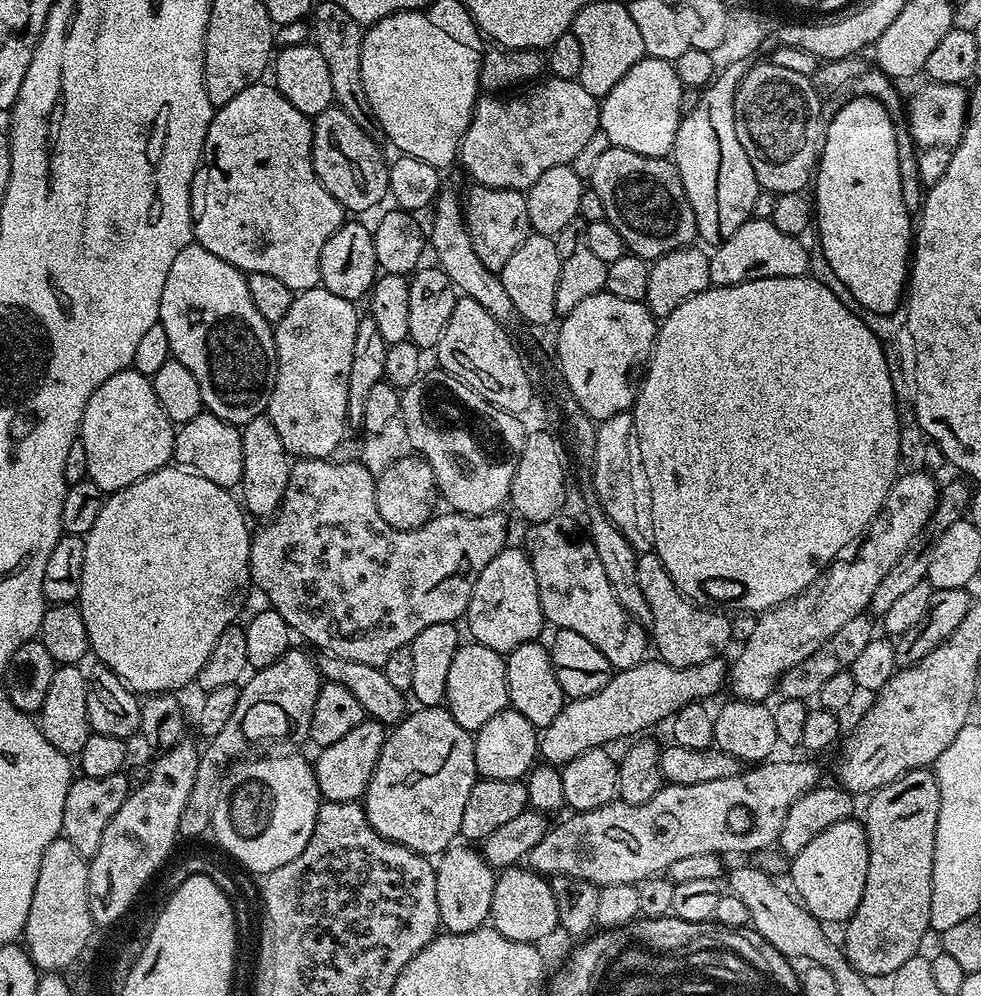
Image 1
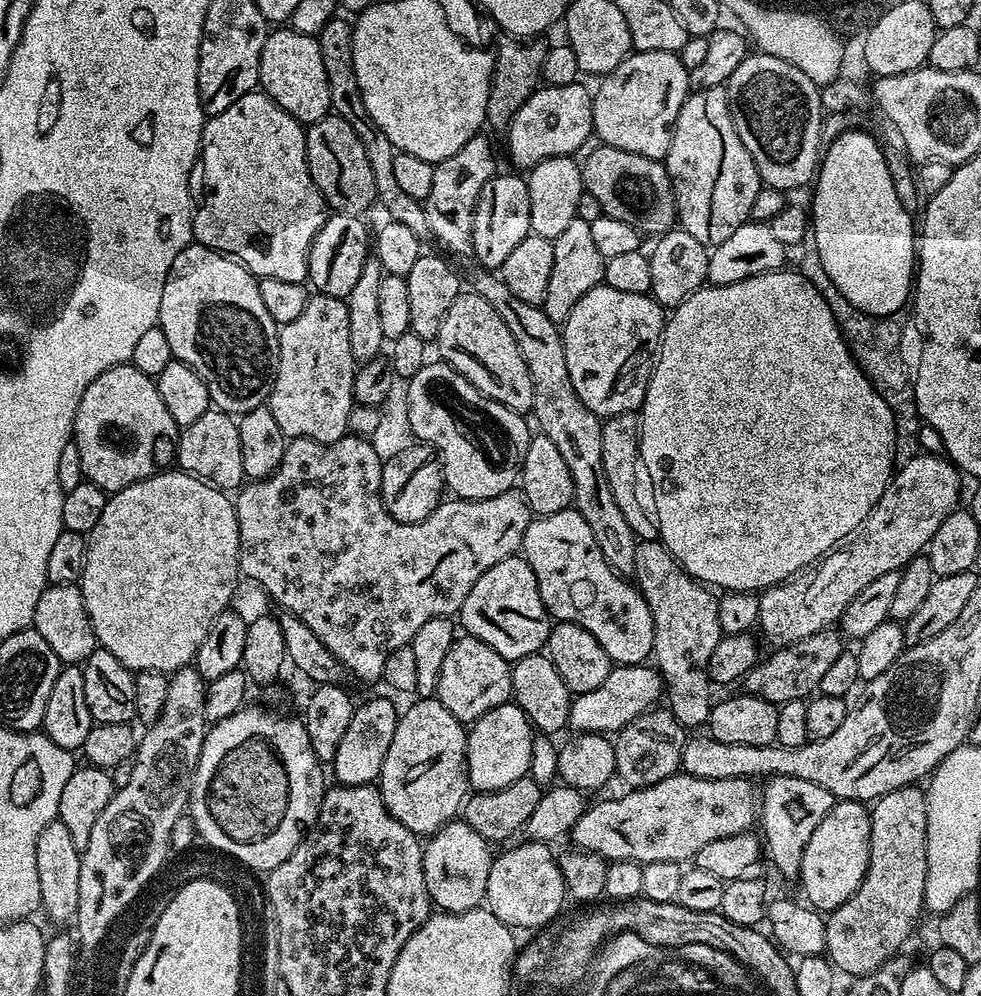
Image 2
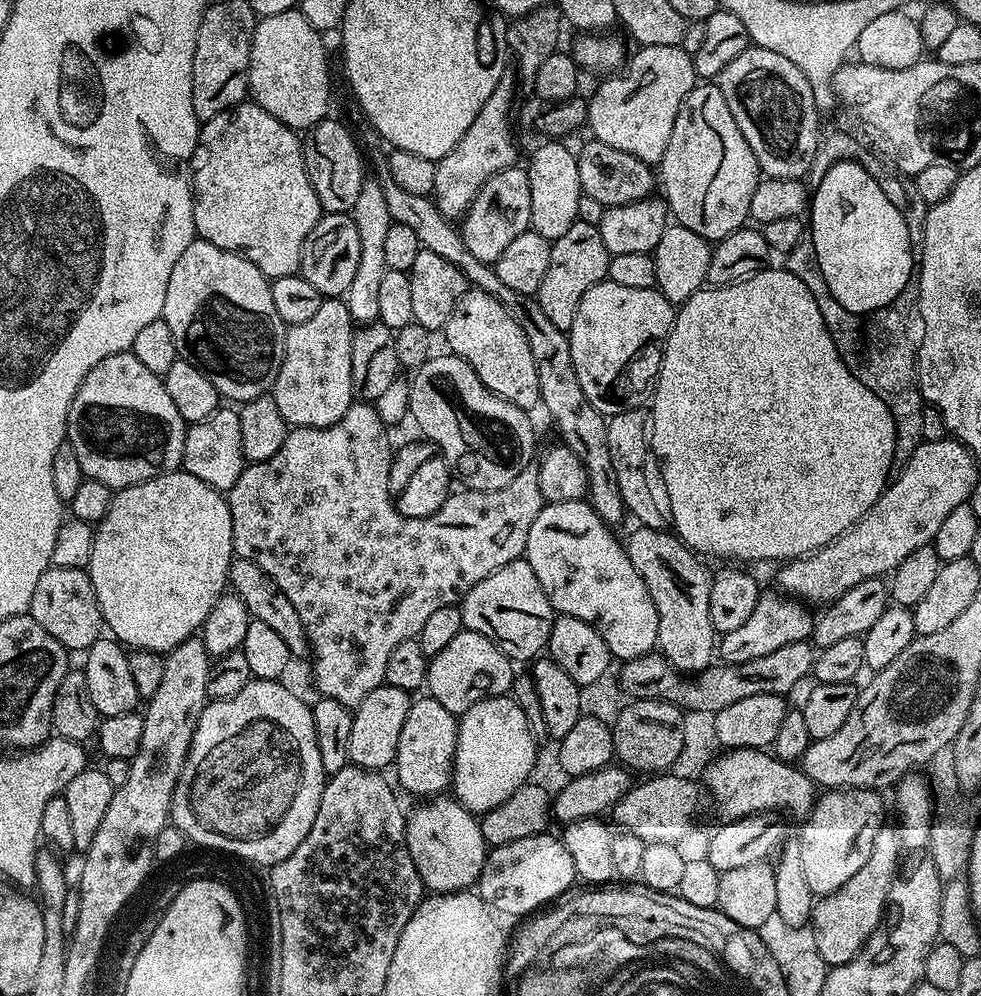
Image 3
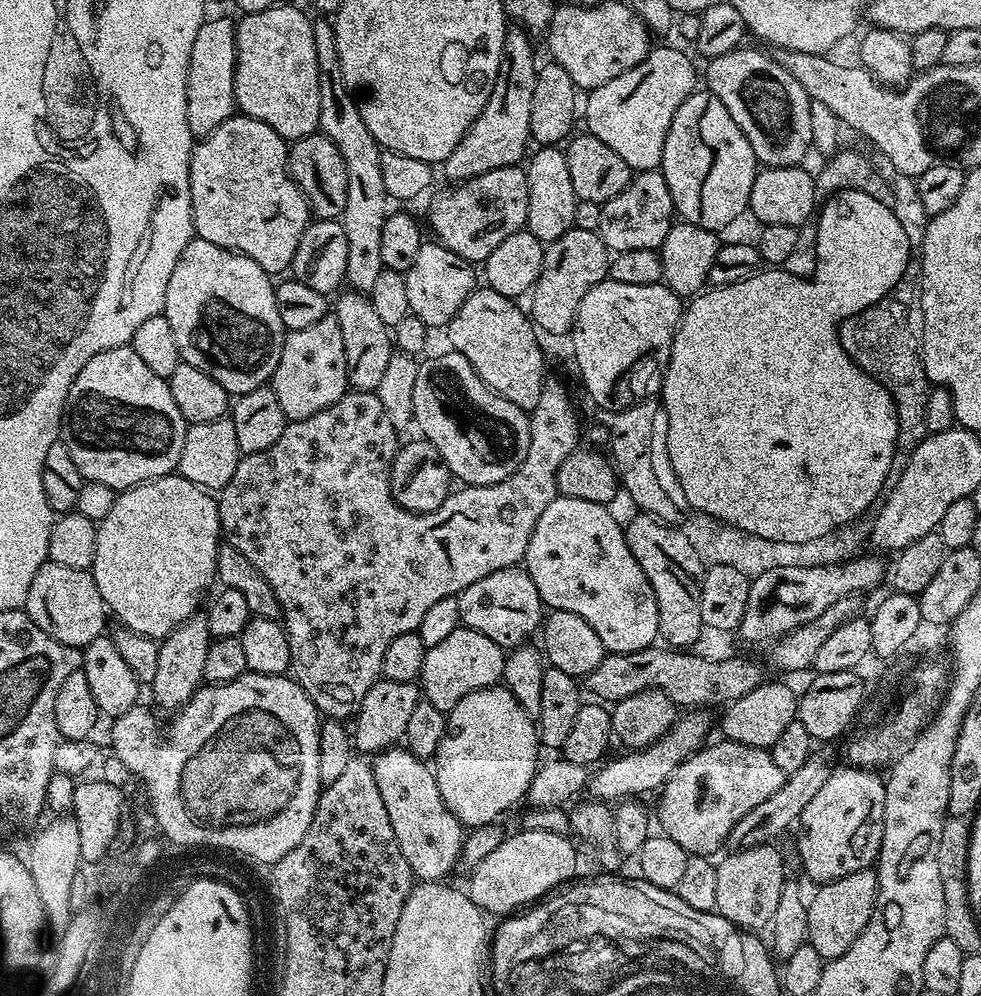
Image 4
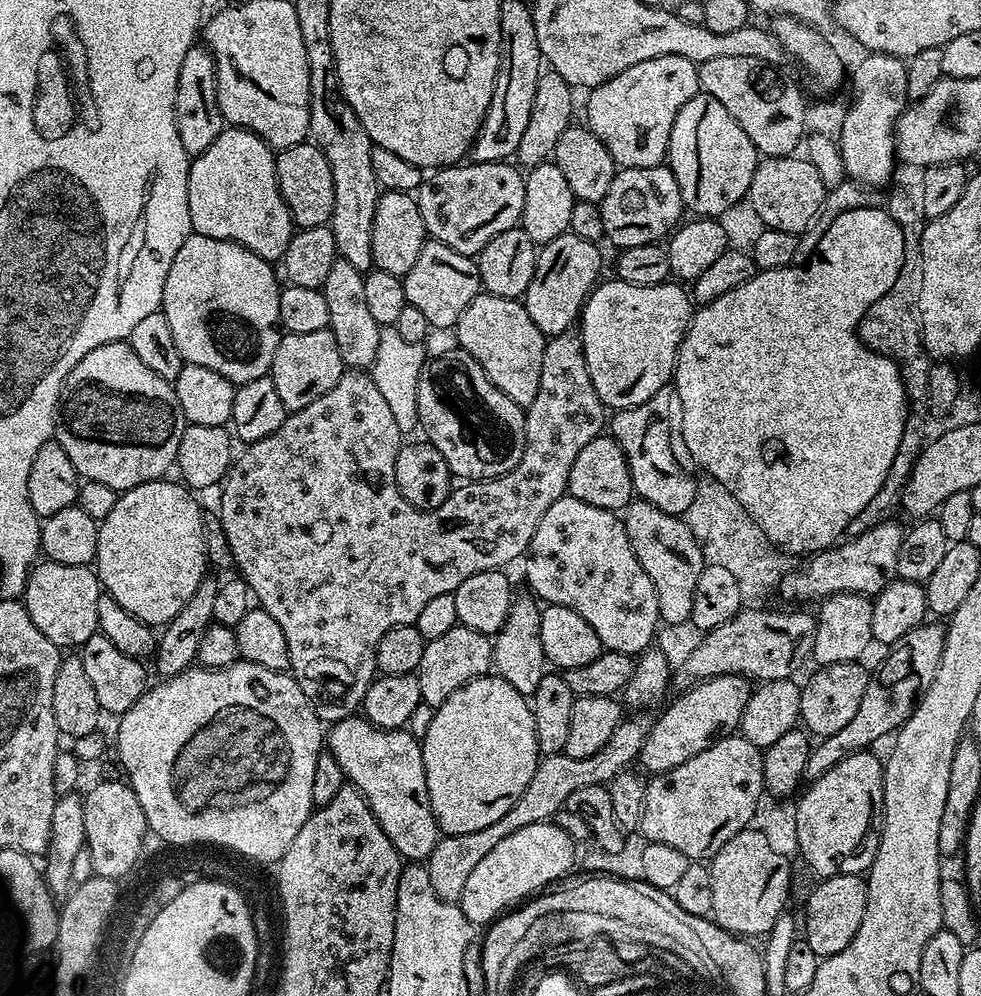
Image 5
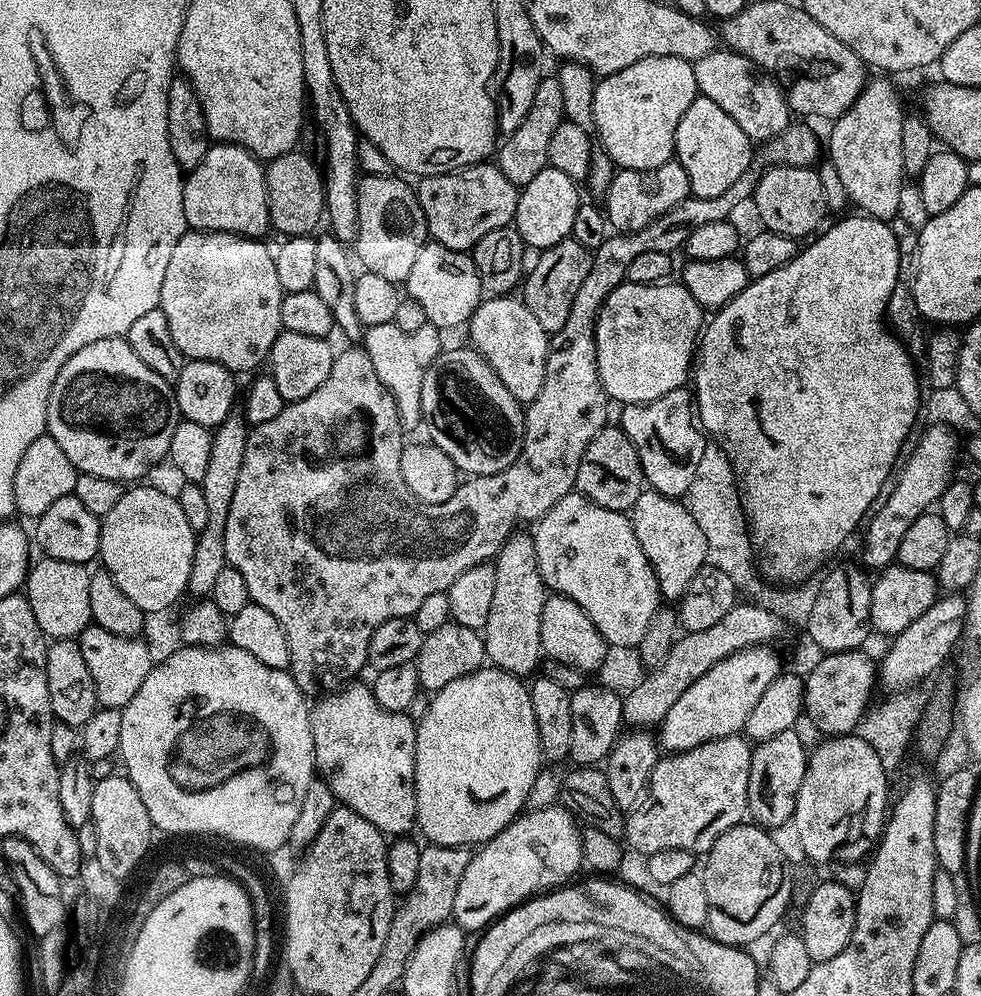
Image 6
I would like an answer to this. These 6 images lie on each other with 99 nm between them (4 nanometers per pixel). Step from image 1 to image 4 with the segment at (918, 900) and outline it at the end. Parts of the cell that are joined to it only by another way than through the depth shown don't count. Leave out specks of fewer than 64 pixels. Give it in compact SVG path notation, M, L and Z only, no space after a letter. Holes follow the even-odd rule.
M863 868L854 874L821 883L817 888L820 889L807 901L807 943L812 944L814 950L818 950L818 954L827 962L846 954L846 950L850 950L858 934L862 934L862 930L870 922L876 905L876 874L872 868Z

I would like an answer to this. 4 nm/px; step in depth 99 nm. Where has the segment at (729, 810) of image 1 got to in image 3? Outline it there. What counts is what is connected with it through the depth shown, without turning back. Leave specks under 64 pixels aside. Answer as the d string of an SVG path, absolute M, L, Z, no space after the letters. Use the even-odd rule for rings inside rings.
M656 774L645 784L637 783L616 803L610 816L621 824L627 835L643 840L645 844L674 844L688 836L692 828L692 819L700 808L702 788L695 779L686 780L669 774Z

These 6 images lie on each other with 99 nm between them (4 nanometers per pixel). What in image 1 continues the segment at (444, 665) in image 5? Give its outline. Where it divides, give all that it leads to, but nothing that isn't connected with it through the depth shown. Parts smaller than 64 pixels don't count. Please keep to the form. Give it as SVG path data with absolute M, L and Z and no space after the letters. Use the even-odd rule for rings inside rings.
M475 642L461 643L454 654L454 662L450 662L444 698L454 722L475 734L479 728L486 726L486 722L490 722L490 718L494 718L494 714L509 707L505 657Z

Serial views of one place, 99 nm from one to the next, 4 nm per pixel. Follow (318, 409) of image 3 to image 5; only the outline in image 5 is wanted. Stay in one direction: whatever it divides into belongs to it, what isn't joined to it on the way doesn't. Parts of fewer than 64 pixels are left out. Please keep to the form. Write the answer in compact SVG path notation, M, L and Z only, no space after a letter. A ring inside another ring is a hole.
M327 327L314 330L311 334L284 332L274 354L270 375L287 411L296 412L302 406L310 406L314 398L322 398L326 390L334 390L338 378L345 371L342 354L338 354L338 342L334 339L331 328Z

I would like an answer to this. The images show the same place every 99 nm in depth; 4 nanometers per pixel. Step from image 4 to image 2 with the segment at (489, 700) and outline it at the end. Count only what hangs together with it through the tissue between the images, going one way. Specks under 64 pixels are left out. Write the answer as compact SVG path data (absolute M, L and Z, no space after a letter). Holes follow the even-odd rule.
M516 703L494 706L473 720L468 734L468 782L477 792L497 792L529 775L534 729Z

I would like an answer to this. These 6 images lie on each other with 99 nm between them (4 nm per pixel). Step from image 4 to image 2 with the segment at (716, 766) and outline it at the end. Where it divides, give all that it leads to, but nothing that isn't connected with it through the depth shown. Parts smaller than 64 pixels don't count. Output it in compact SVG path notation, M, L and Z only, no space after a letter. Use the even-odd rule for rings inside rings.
M774 776L762 788L762 795L758 800L758 820L764 823L763 839L766 841L766 852L780 852L780 856L799 856L806 850L810 842L810 834L818 830L822 818L830 814L834 797L825 788L814 782L806 782L800 778Z

